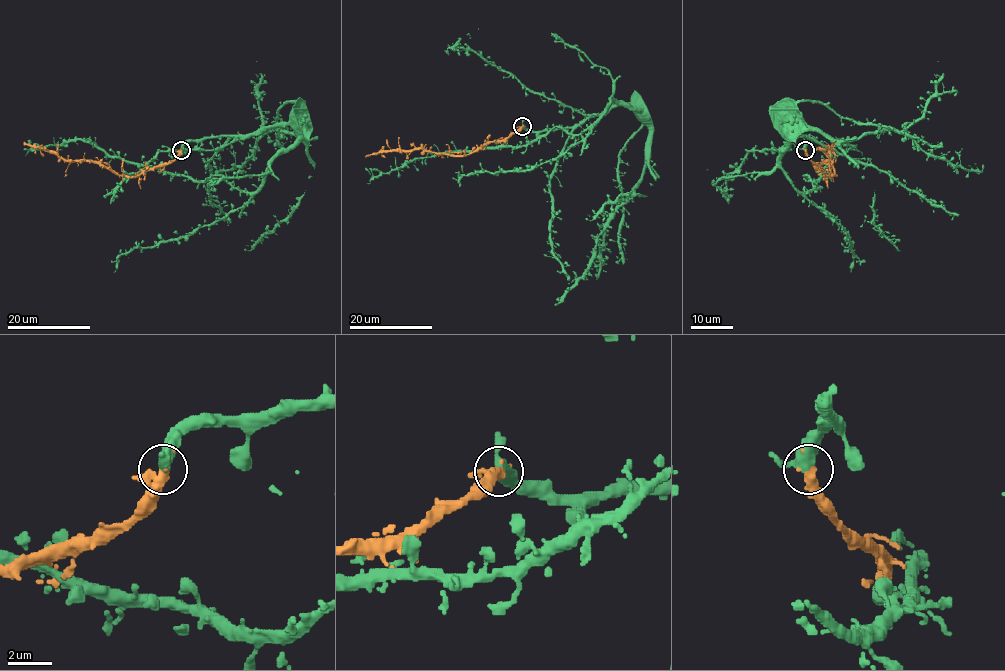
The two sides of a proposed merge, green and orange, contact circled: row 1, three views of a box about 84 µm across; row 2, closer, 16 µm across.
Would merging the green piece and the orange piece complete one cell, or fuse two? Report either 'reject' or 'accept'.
accept

